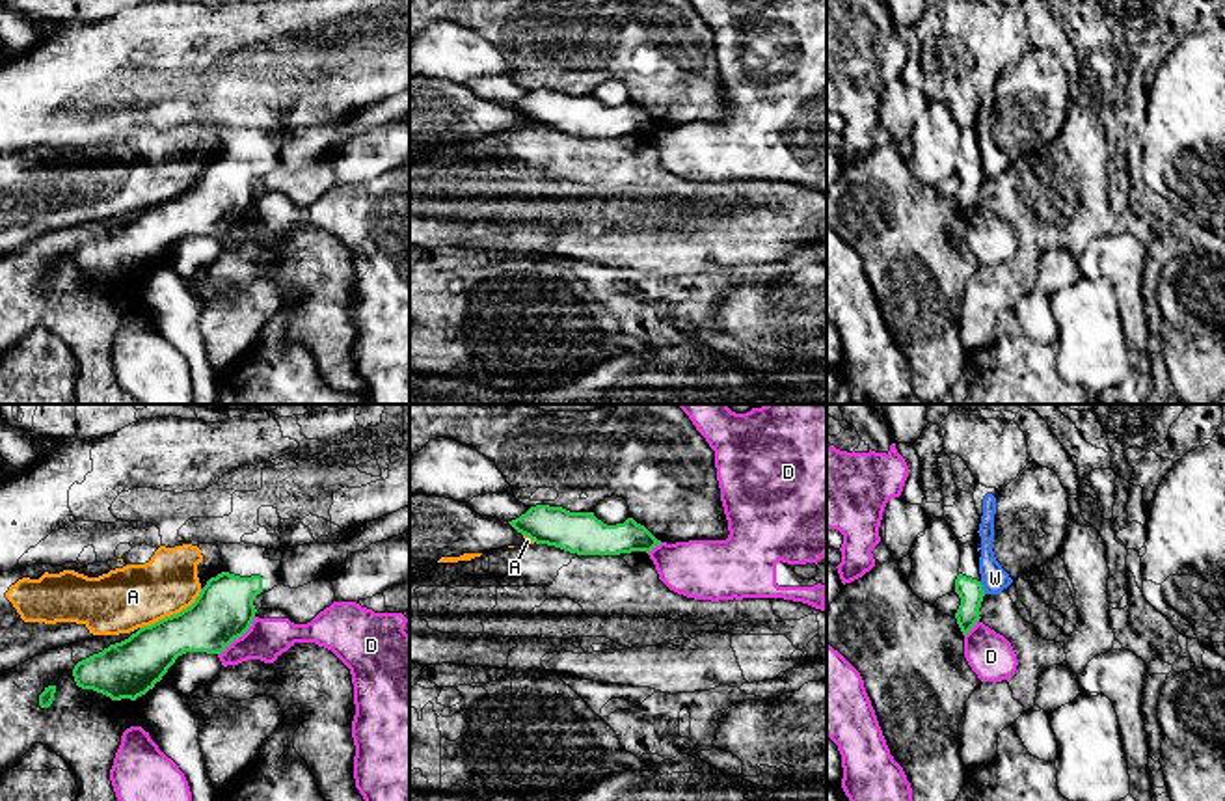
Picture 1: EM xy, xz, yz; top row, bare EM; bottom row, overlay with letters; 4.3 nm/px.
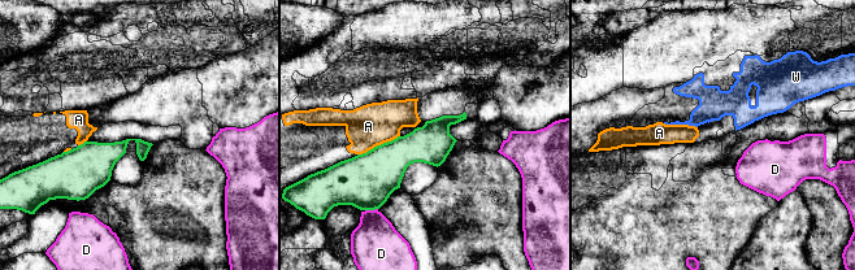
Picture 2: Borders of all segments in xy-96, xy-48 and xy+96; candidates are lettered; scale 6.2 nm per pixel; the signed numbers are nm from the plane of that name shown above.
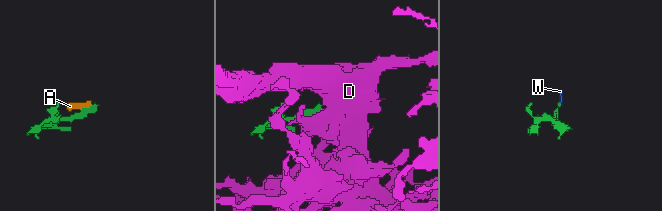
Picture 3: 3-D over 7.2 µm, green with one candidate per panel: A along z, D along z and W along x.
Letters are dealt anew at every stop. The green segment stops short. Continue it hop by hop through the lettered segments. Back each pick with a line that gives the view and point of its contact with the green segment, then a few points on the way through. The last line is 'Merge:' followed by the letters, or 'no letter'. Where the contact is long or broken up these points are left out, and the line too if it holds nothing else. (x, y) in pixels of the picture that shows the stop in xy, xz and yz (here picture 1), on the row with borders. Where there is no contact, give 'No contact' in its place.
Merge: no letter

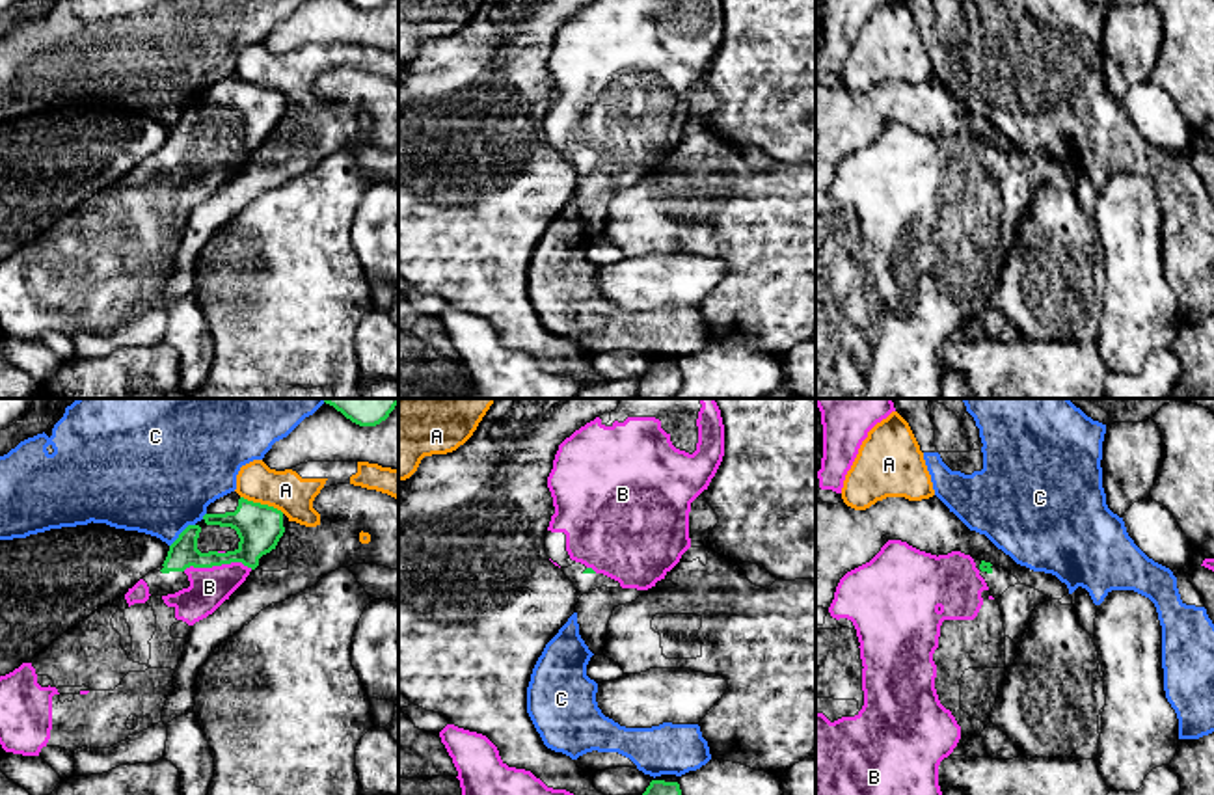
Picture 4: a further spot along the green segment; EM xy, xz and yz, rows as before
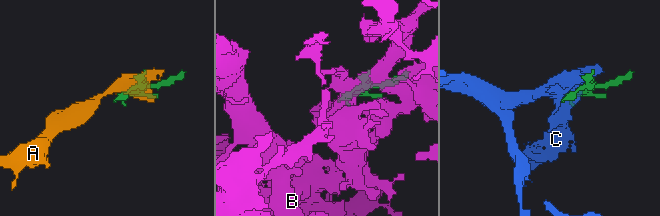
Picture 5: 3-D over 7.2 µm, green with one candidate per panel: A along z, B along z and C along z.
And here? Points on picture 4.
B: Touches green at xy (216, 565). Path across: xy (259, 527), (233, 563), (216, 565), (216, 574), (209, 587)
Merge: B

